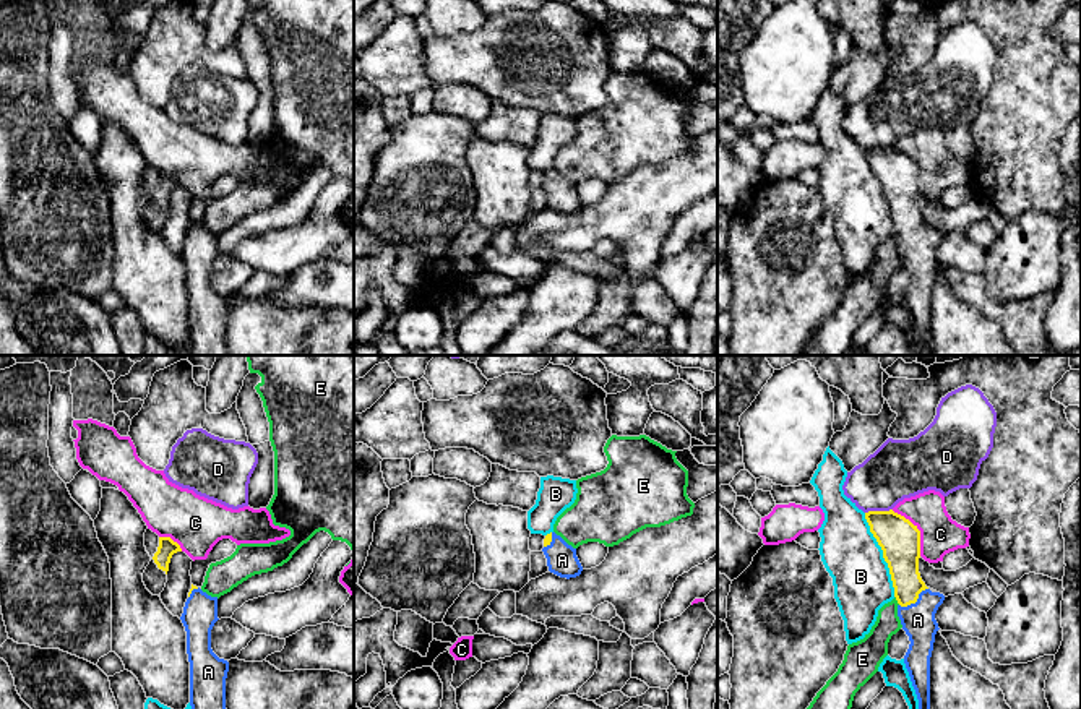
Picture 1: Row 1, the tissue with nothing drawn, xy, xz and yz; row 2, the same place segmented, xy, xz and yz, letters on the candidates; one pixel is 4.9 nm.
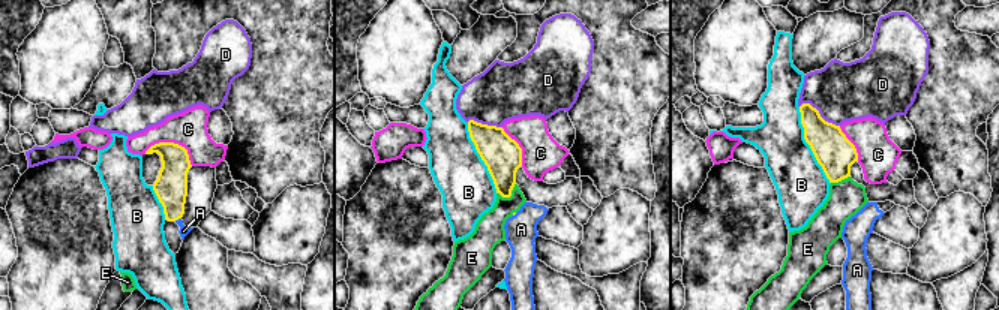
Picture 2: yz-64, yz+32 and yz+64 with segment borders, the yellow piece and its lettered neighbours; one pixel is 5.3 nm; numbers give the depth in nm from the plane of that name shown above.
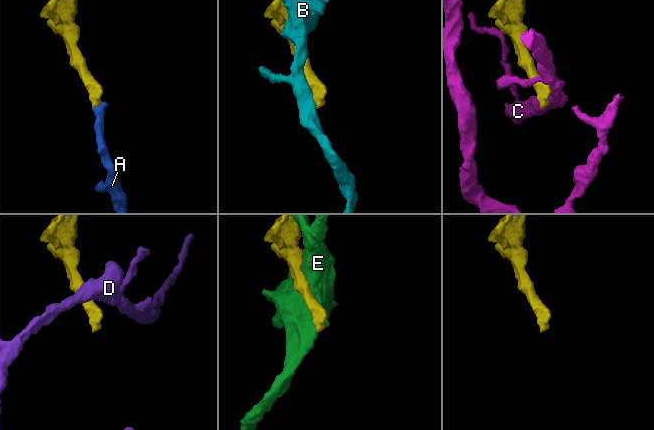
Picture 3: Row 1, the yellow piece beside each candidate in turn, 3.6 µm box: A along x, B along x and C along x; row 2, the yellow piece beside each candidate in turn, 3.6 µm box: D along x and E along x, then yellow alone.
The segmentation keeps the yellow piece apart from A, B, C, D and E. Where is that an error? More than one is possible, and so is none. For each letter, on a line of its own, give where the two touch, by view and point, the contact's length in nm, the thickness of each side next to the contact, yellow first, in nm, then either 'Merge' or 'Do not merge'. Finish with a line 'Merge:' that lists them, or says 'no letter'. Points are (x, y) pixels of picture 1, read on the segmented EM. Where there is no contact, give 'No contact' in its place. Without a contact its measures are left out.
A: Touches yellow at yz (914, 602). Shared border 170 nm. Thickness 170 nm (yellow) against 170 nm. Merge
B: Touches yellow at yz (883, 555). Shared border 440 nm. Thickness 200 nm (yellow) against 280 nm. Do not merge
C: Touches yellow at yz (917, 529). Shared border 280 nm. Thickness 200 nm (yellow) against 190 nm. Do not merge
D: Touches yellow at yz (878, 511). Shared border 140 nm. Thickness 200 nm (yellow) against 300 nm. Do not merge
E: Touches yellow at yz (896, 599). Shared border 50 nm. Thickness 190 nm (yellow) against 130 nm. Do not merge
Merge: A

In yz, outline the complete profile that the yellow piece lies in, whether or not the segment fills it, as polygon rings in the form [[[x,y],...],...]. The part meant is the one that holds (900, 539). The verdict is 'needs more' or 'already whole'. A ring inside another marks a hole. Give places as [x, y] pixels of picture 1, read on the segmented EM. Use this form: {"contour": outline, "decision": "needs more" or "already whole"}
{"contour": [[[893,509],[868,511],[865,519],[888,563],[899,604],[898,617],[911,641],[904,664],[919,699],[919,709],[930,709],[930,657],[935,634],[940,630],[935,613],[945,595],[932,592],[920,578],[917,526]]], "decision": "needs more"}

